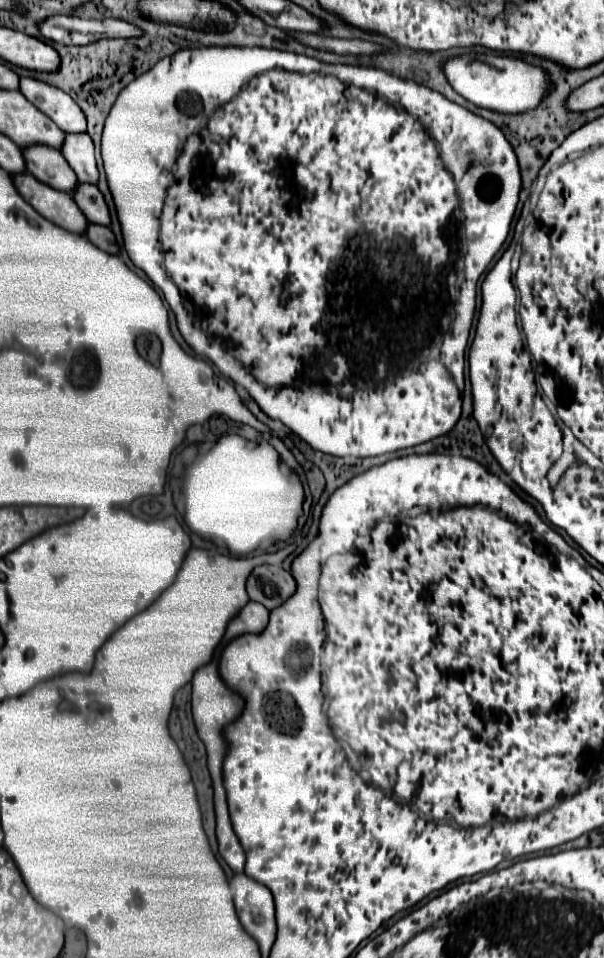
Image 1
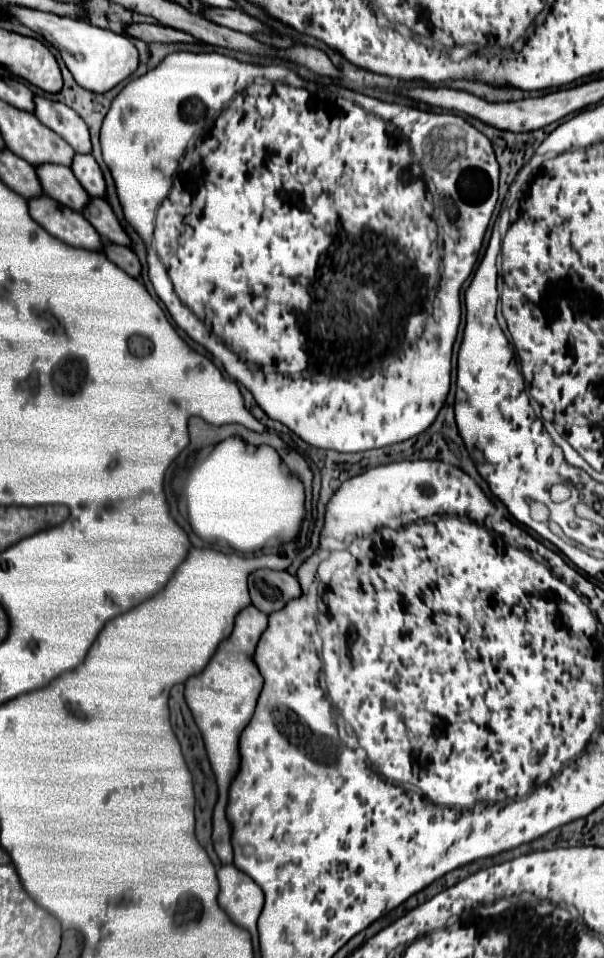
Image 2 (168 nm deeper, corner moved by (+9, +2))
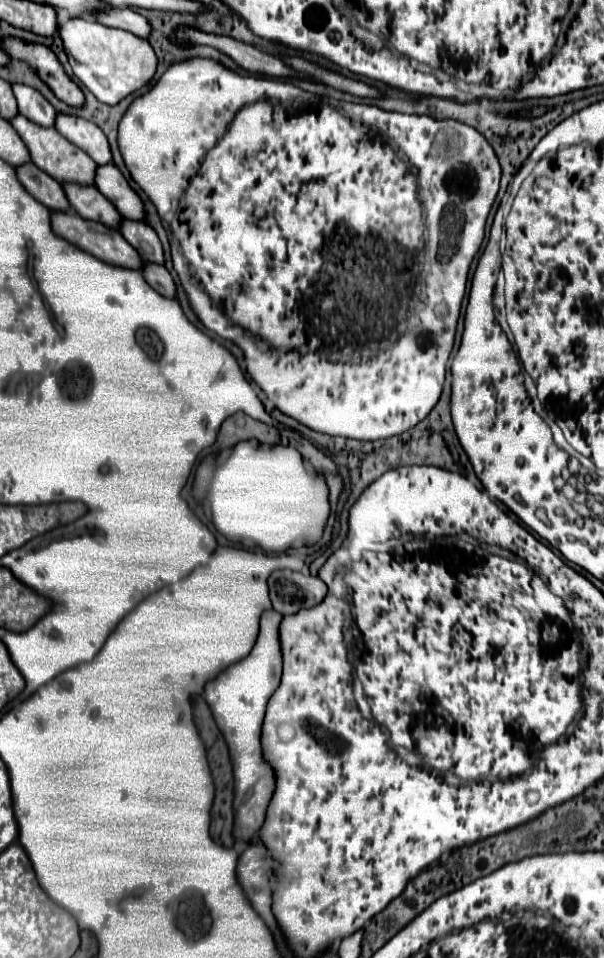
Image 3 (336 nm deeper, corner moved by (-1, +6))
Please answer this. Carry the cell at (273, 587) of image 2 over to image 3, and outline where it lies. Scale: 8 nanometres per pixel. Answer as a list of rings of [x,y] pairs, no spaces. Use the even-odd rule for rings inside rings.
[[[291,570],[273,572],[269,578],[269,590],[273,608],[283,616],[297,614],[301,608],[313,608],[327,594],[323,580]]]

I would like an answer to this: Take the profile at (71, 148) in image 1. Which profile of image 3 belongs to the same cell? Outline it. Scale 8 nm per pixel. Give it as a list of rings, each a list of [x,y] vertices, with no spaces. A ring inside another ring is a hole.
[[[113,164],[99,166],[95,186],[115,204],[115,208],[123,214],[123,218],[145,222],[147,214],[139,194],[129,186],[129,182]]]

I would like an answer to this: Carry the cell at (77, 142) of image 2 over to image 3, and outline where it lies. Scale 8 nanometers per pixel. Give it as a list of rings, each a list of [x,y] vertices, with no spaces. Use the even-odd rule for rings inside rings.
[[[57,114],[55,128],[75,146],[79,146],[83,152],[87,152],[99,166],[109,164],[111,150],[105,134],[95,126],[93,122],[87,122],[77,116],[67,116],[67,114]]]

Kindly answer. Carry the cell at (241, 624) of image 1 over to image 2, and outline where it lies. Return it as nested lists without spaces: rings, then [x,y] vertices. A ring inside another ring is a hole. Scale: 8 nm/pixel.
[[[247,606],[245,610],[241,610],[241,614],[237,614],[237,618],[235,618],[233,634],[219,644],[219,648],[213,654],[207,668],[203,672],[191,676],[185,682],[185,702],[193,714],[197,728],[201,730],[207,758],[211,762],[215,782],[217,782],[217,792],[219,792],[217,804],[213,808],[213,846],[215,846],[215,852],[217,852],[221,864],[233,862],[231,826],[225,818],[227,790],[229,790],[229,784],[231,784],[233,774],[237,772],[237,764],[239,764],[239,754],[237,754],[239,734],[251,720],[261,686],[263,686],[263,678],[249,656],[255,652],[255,646],[265,628],[267,628],[267,616],[261,614],[255,606]]]

